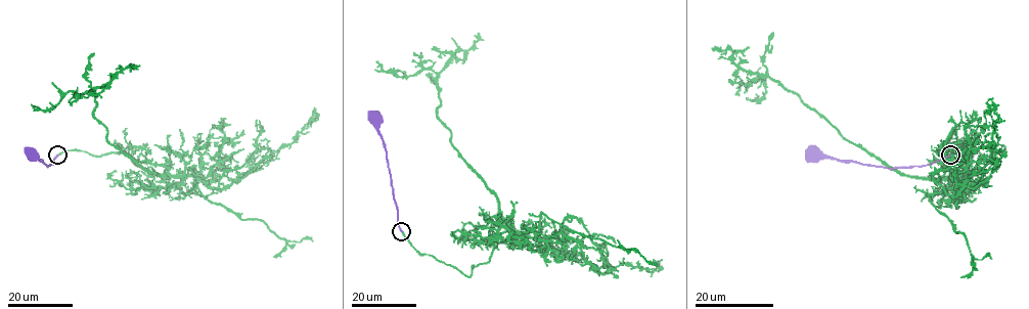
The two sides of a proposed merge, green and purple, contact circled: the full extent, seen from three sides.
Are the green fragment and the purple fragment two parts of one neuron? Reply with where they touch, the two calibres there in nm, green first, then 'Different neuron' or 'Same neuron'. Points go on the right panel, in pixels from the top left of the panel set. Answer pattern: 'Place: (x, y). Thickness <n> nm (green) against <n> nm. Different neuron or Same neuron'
Place: (950, 155). Thickness 190 nm (green) against 200 nm. Same neuron

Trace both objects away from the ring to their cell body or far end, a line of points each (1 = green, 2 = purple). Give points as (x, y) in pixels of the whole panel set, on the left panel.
1: (58, 156), (127, 146), (137, 166), (164, 175), (107, 141), (92, 89), (33, 107)
2: (57, 156), (52, 164), (47, 166), (37, 158), (31, 158), (31, 155)

